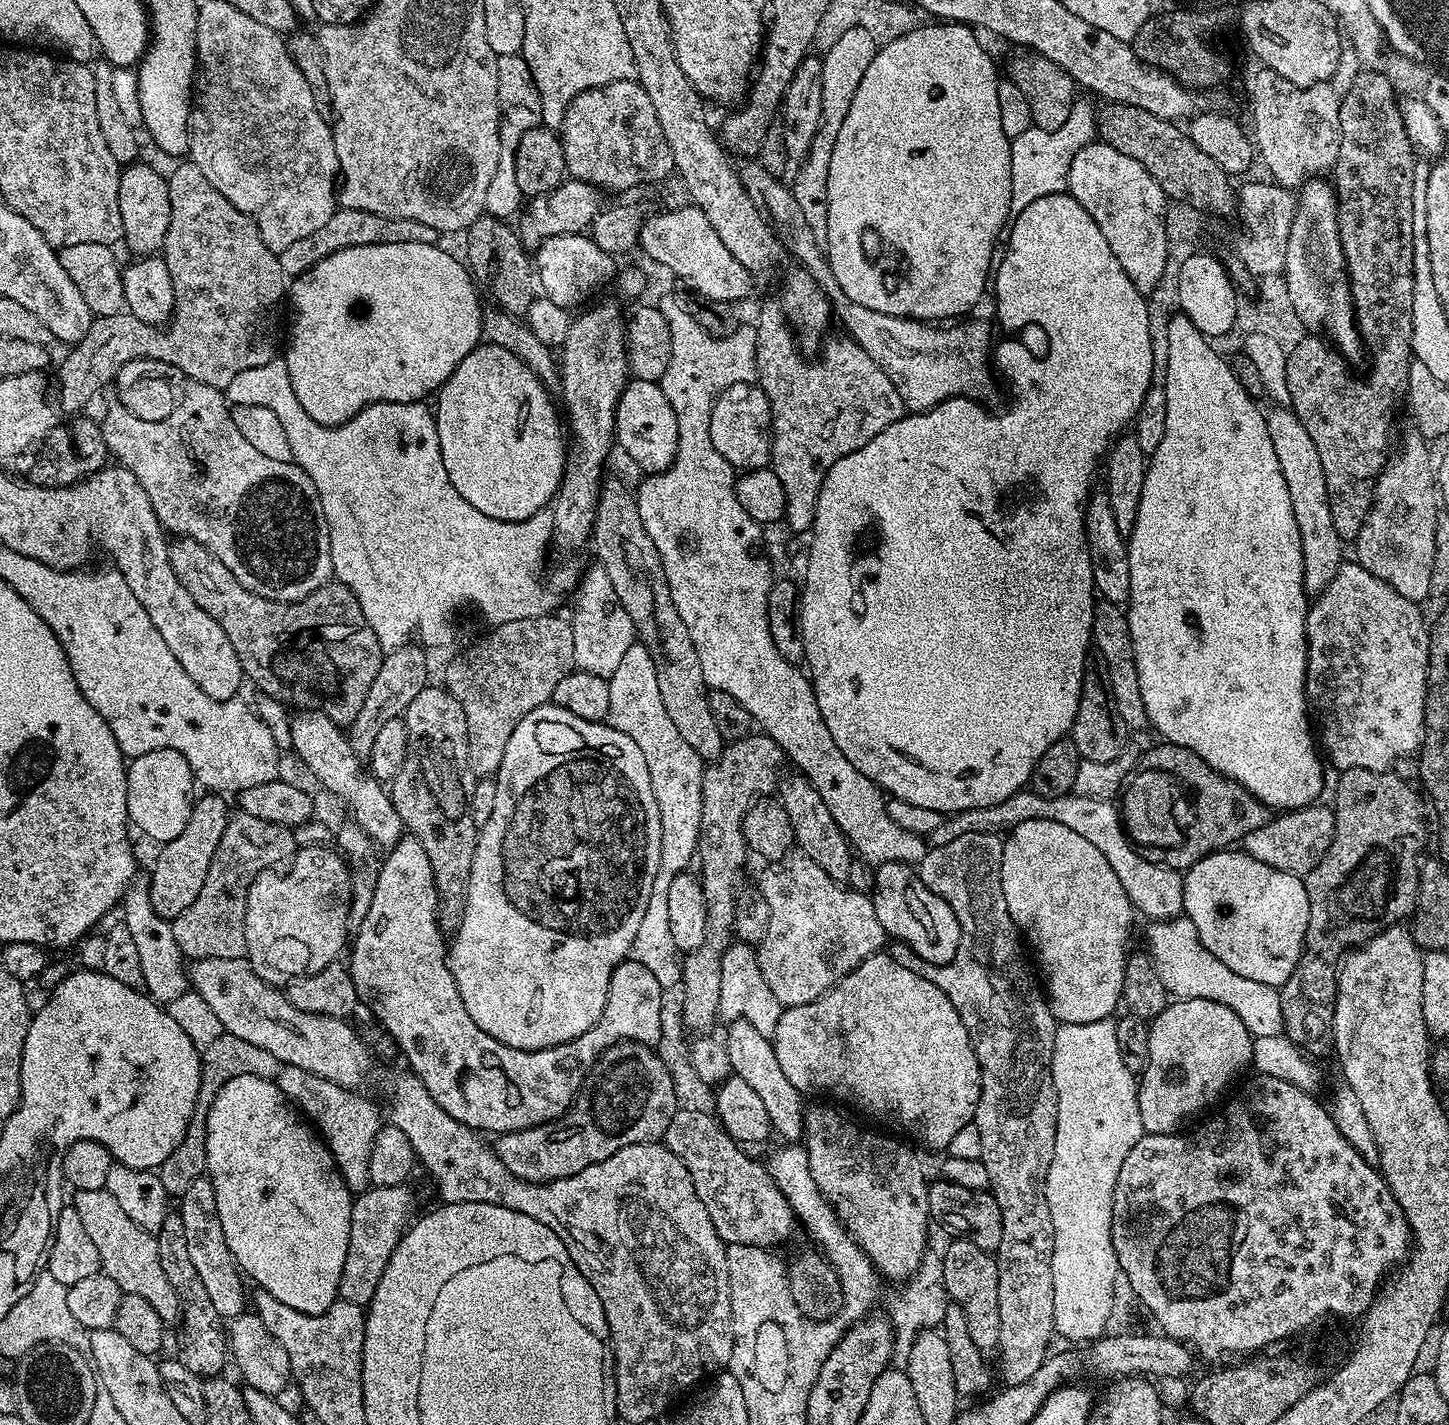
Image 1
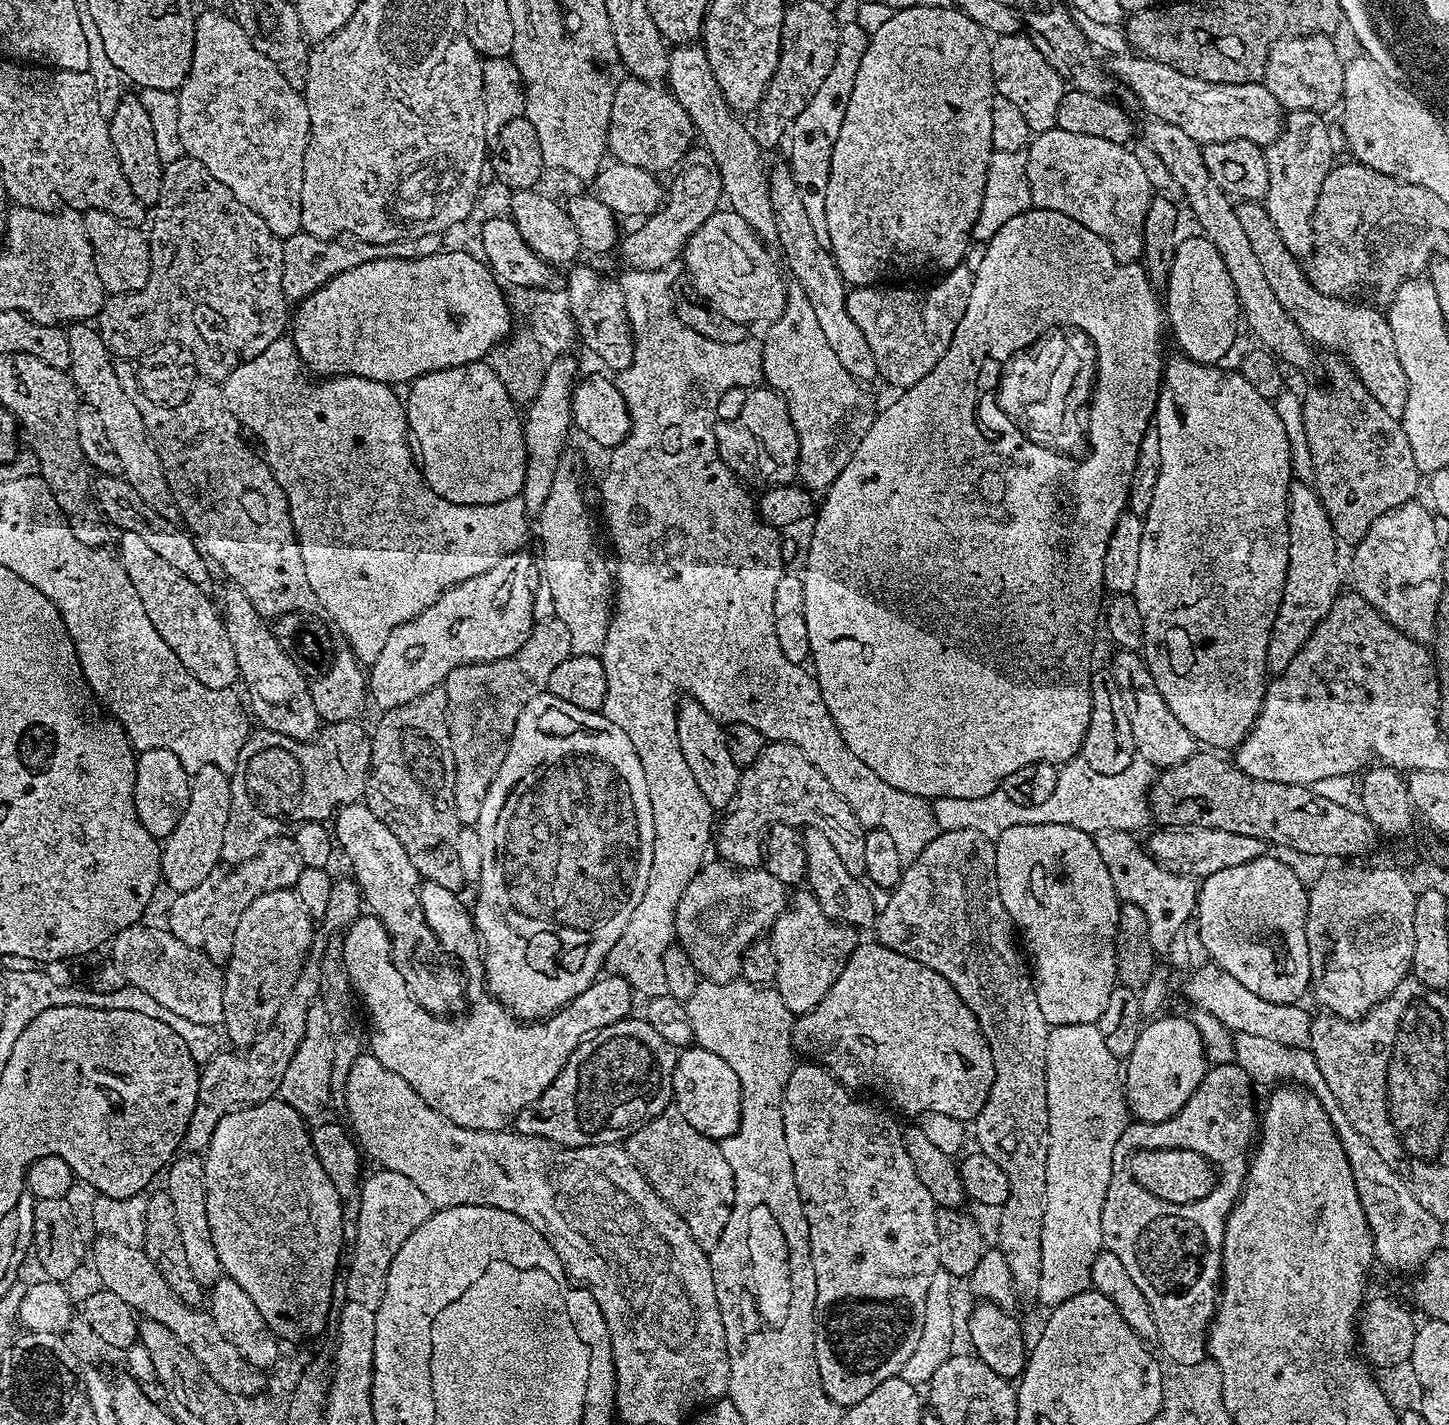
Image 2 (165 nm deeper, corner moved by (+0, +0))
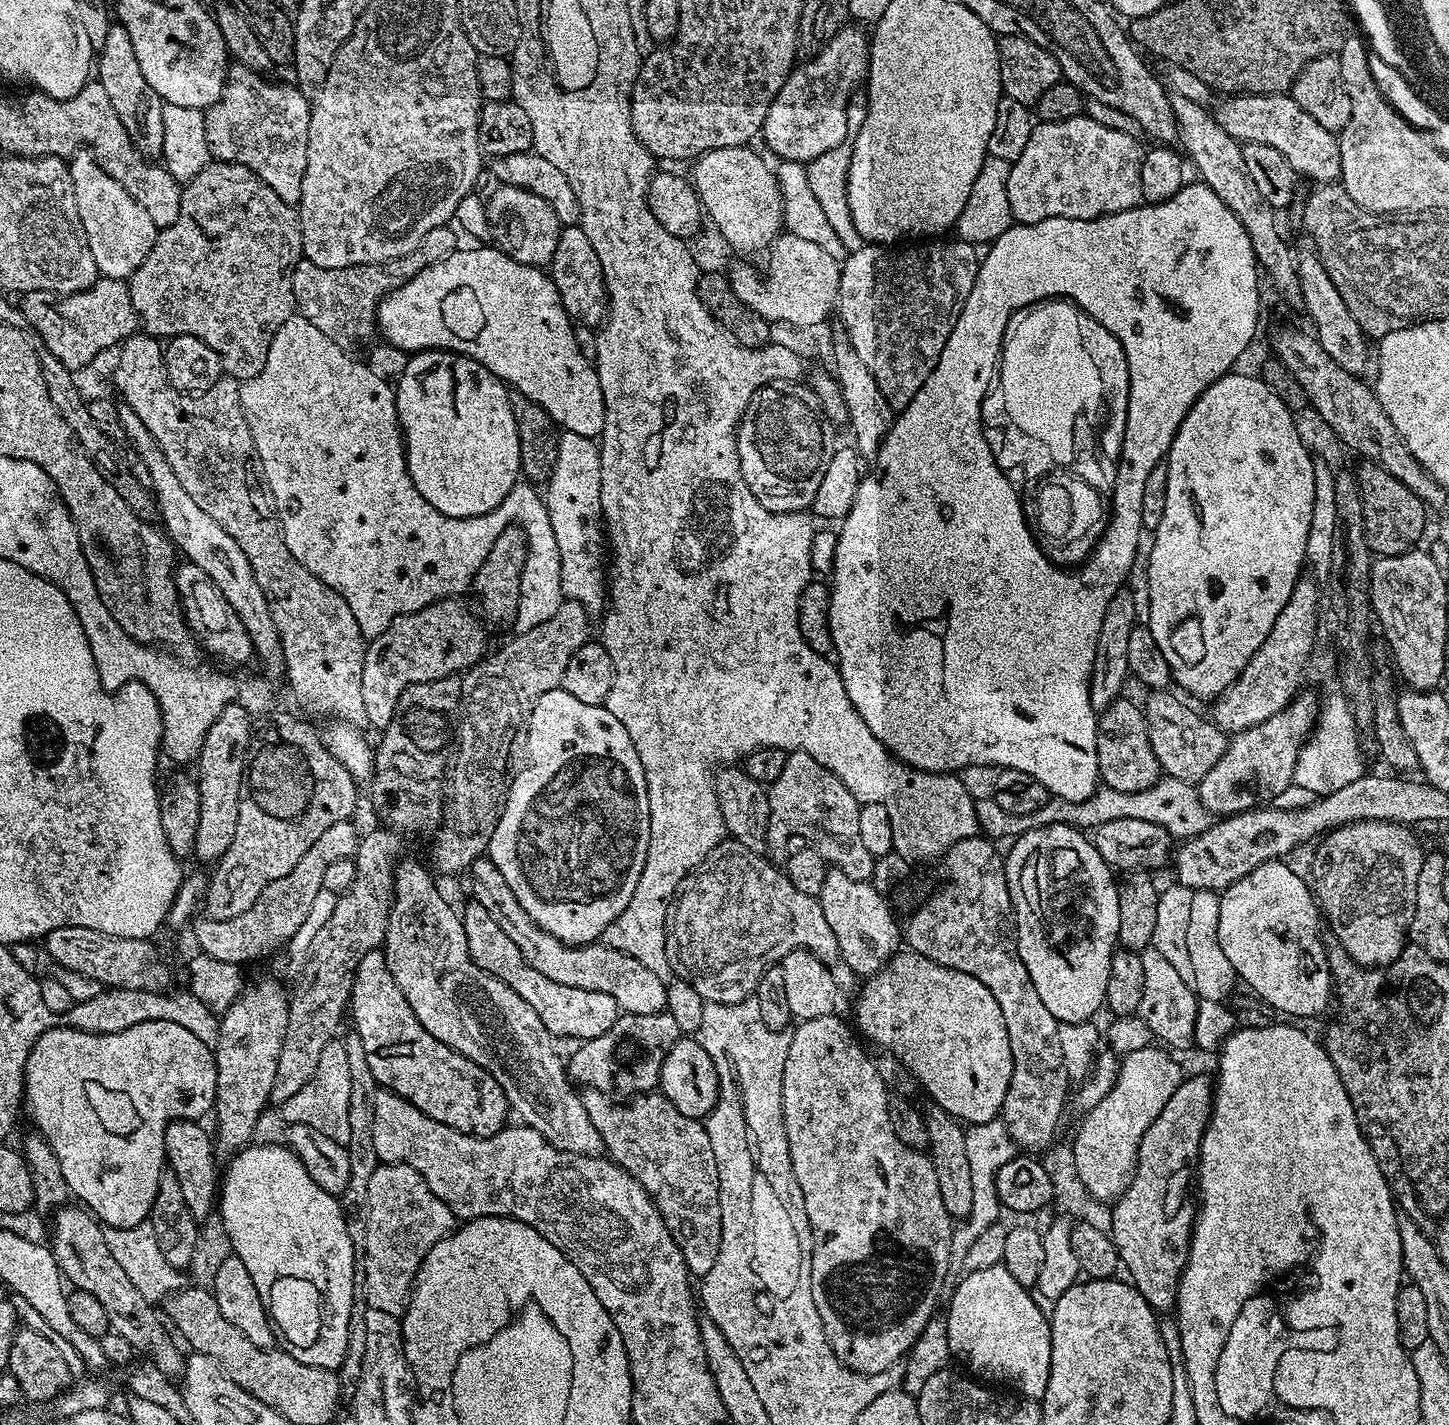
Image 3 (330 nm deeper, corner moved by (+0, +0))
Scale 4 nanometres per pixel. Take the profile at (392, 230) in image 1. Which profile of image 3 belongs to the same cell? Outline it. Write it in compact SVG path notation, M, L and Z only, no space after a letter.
M445 226L430 230L423 244L397 260L383 260L380 264L359 264L345 268L323 268L314 266L314 262L301 258L292 272L292 289L296 299L295 311L305 316L326 338L333 340L339 348L356 350L359 344L368 344L378 332L376 307L384 297L389 296L398 286L410 282L426 266L445 260L449 254L457 251L455 227Z

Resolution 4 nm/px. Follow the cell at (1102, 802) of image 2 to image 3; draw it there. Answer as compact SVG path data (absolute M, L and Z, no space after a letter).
M1161 775L1154 786L1137 792L1123 792L1101 786L1082 802L1052 798L1046 806L1042 806L1042 810L1034 810L1034 814L1010 814L988 798L985 804L981 803L977 807L977 818L979 831L996 842L1000 842L1003 836L1015 838L1029 832L1031 828L1044 828L1048 824L1068 824L1071 828L1095 830L1102 826L1102 822L1114 822L1114 818L1139 818L1141 822L1154 822L1173 838L1187 838L1202 835L1214 822L1212 813L1206 810L1206 806L1202 806L1202 798L1195 783L1165 775Z

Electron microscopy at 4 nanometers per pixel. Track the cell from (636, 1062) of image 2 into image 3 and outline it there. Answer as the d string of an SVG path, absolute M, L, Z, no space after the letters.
M668 1011L654 1014L622 1014L597 1040L591 1041L592 1052L580 1046L572 1057L567 1057L566 1071L573 1085L593 1088L613 1098L631 1098L647 1094L660 1083L664 1055L682 1038L678 1022Z

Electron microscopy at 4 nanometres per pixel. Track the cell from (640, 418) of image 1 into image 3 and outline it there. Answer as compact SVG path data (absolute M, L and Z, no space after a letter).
M496 246L472 247L476 248L461 247L445 260L434 262L434 266L426 266L426 270L410 278L410 282L384 297L376 307L379 335L384 335L404 354L439 350L468 356L486 366L486 370L503 380L509 389L538 402L563 431L599 437L604 429L606 406L596 365L579 350L574 321L562 306L551 275L543 267L516 262Z

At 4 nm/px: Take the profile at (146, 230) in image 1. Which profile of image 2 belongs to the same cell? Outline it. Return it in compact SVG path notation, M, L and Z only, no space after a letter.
M128 94L121 99L118 110L110 118L108 129L118 154L118 162L122 166L122 174L126 174L126 182L130 182L136 199L146 206L153 206L159 200L161 203L166 192L166 161L160 157L158 138L154 136L154 122L150 120L150 114L146 112L146 106L140 101L139 95Z

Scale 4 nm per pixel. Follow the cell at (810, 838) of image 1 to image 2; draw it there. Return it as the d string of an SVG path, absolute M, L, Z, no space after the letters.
M805 828L802 835L806 850L806 870L808 871L807 891L815 896L822 910L837 924L846 924L857 930L871 929L876 923L878 903L876 904L875 898L868 893L869 885L861 882L854 874L850 874L850 870L846 870L846 862L842 862L842 854L834 850L830 838L826 838L822 830Z

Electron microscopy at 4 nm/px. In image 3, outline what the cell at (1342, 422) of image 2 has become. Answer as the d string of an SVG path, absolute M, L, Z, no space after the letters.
M1368 466L1364 473L1359 473L1358 479L1364 500L1365 538L1371 551L1377 557L1413 551L1424 532L1425 503L1410 486L1402 486L1398 478L1381 468Z

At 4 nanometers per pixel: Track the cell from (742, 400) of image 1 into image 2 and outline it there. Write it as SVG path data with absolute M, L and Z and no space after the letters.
M757 386L747 393L740 413L733 420L721 419L716 425L718 450L731 472L741 481L757 480L763 486L790 484L800 470L800 439L788 404L780 393Z

